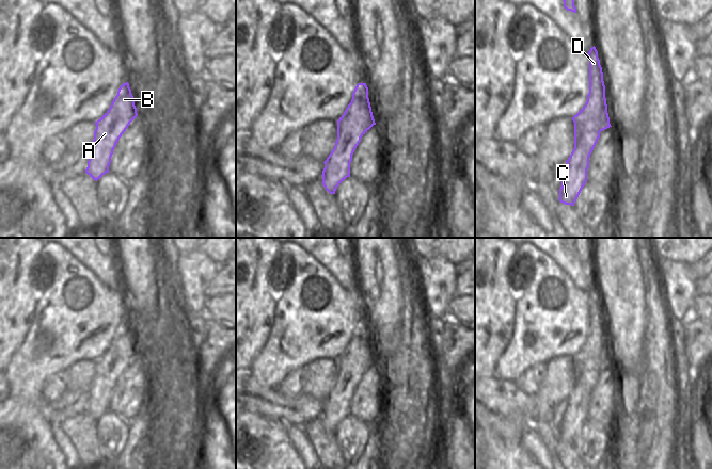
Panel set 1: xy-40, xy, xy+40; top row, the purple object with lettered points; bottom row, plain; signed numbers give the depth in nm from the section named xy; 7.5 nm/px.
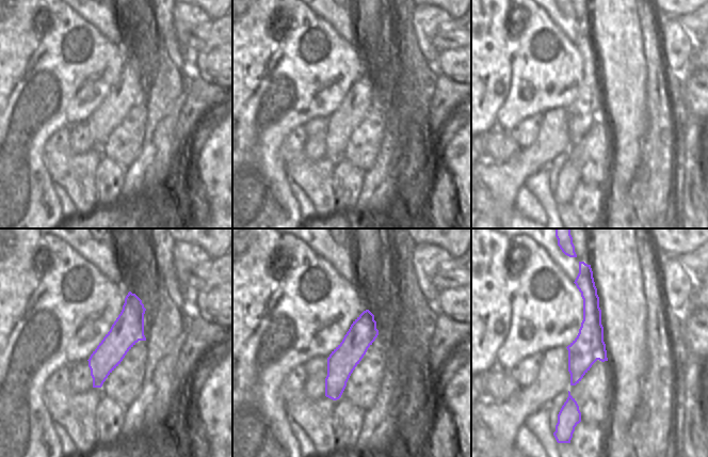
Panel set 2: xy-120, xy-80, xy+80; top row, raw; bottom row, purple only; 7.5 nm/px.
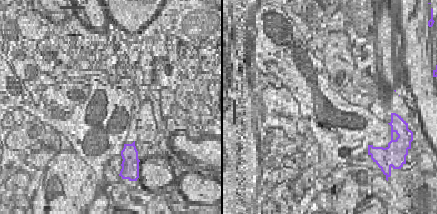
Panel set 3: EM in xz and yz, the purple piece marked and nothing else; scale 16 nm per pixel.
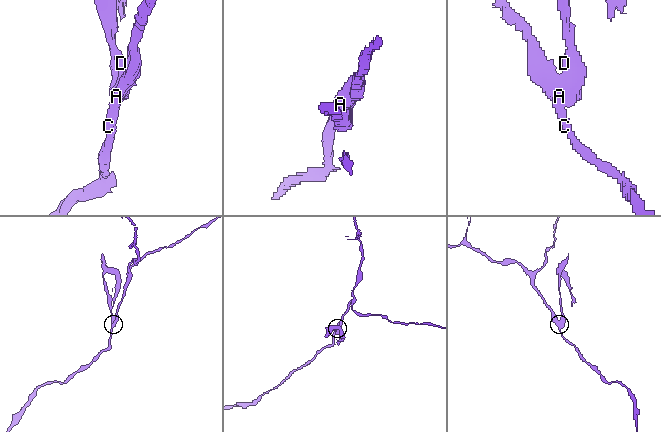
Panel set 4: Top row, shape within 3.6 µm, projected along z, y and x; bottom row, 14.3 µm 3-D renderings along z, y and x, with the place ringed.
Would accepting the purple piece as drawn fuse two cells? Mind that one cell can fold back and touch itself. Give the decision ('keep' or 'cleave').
cleave

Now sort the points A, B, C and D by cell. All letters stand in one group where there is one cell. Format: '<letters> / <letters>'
A B C / D

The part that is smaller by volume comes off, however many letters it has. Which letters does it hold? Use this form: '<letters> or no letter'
D

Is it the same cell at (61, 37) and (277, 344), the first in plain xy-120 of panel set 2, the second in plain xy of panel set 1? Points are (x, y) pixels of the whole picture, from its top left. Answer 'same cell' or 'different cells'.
same cell

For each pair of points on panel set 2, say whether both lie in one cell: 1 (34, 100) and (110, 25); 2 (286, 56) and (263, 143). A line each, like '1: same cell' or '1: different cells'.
1: different cells
2: same cell

